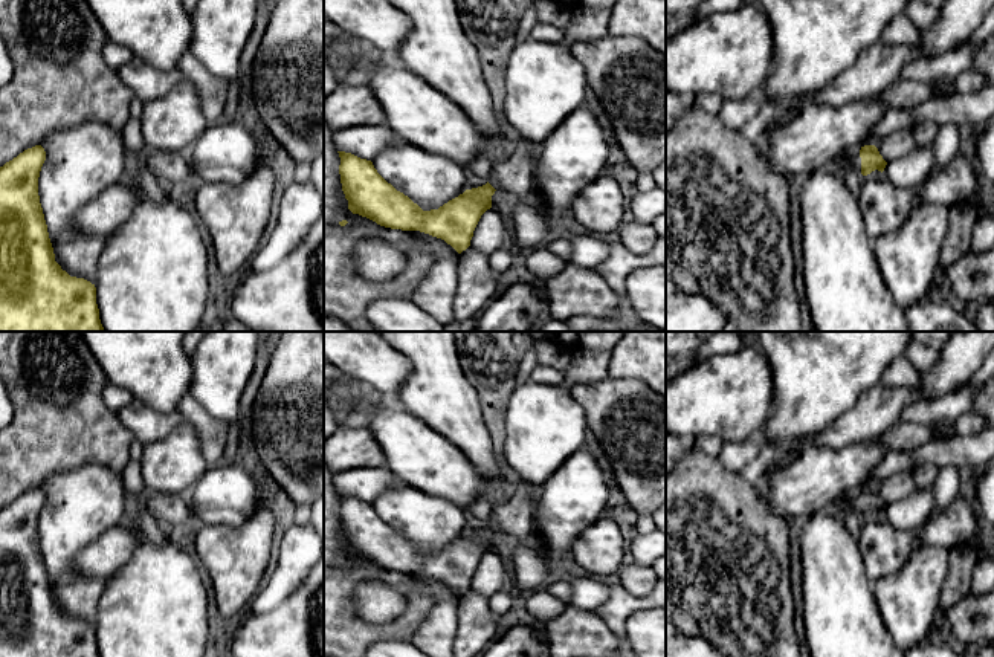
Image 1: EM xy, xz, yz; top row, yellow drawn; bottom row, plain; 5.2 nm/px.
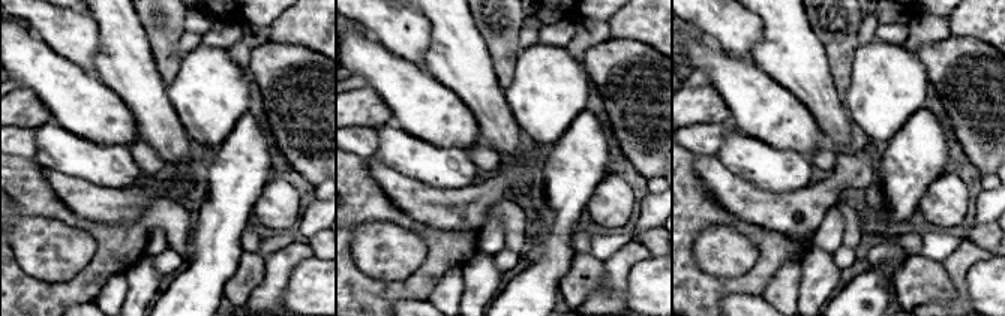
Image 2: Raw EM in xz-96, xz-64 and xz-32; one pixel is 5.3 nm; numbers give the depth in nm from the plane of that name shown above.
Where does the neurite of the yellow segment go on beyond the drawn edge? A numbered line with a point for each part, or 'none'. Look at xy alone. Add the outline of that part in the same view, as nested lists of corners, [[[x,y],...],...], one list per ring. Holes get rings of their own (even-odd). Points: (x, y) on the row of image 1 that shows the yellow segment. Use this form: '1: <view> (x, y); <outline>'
none

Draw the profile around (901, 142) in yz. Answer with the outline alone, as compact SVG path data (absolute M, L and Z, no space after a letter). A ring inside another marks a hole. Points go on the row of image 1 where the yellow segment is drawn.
M912 128L896 130L875 141L873 145L887 163L910 154L918 147Z

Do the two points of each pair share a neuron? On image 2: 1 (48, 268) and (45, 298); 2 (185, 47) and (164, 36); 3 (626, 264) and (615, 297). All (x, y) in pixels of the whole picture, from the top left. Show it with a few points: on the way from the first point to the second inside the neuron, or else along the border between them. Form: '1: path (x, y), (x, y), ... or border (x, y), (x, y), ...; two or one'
1: border (17, 262), (42, 280), (68, 280), (80, 273); two
2: border (185, 32), (179, 44), (180, 56); two
3: path (618, 271), (615, 289); one

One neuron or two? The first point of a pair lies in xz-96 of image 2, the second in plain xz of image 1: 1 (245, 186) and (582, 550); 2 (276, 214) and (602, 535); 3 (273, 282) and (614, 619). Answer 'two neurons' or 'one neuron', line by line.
1: two neurons
2: one neuron
3: one neuron

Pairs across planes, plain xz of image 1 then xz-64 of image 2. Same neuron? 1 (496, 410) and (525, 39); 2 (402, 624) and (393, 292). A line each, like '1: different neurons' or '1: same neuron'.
1: different neurons
2: same neuron

